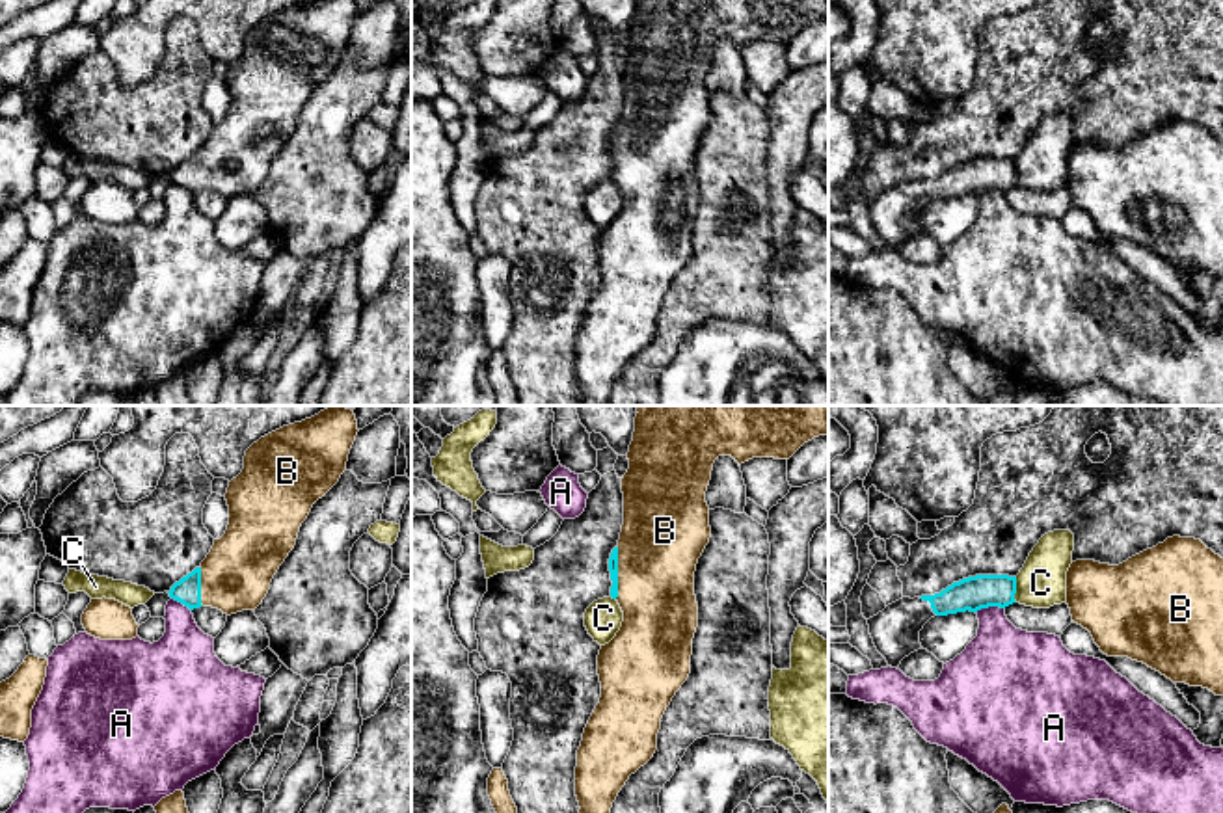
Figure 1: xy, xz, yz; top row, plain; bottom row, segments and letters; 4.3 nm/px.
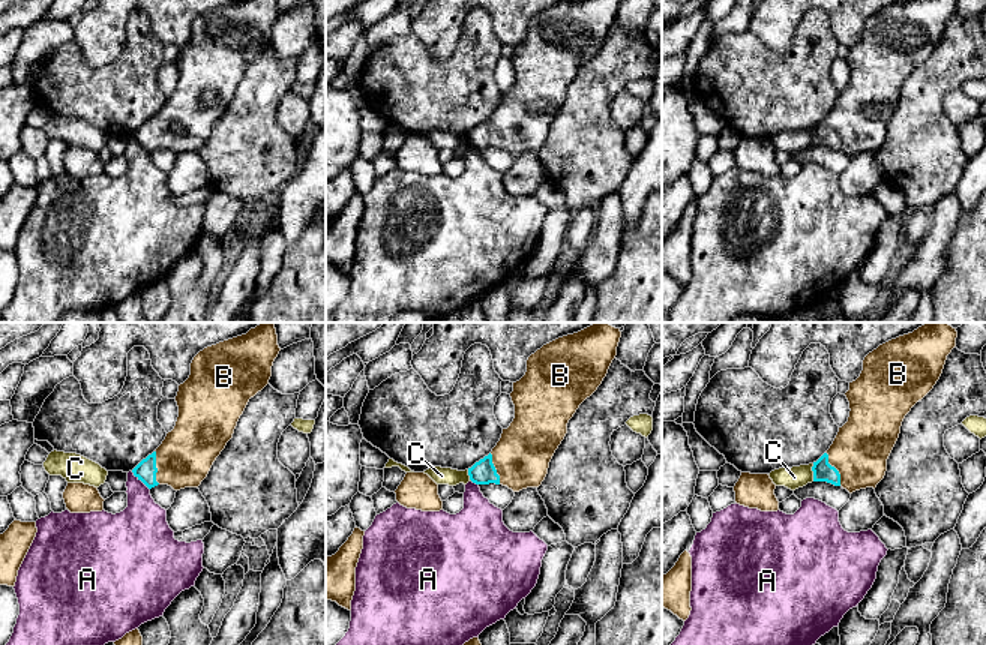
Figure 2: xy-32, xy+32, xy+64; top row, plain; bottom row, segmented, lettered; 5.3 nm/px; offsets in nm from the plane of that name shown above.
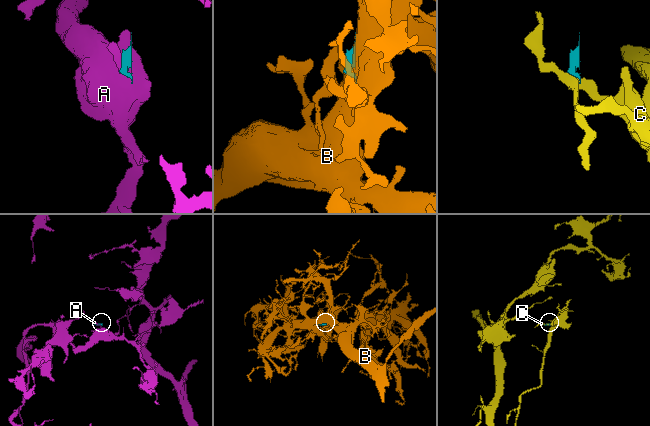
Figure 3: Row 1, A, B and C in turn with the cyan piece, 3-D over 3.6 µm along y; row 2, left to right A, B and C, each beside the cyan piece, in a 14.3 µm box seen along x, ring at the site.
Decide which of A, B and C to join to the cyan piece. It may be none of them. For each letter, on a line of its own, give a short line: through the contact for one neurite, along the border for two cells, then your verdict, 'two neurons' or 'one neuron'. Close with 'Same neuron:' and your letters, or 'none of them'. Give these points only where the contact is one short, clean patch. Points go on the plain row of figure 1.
A: line yz (1004, 190), (981, 190), (976, 196); two neurons
B: one neuron
C: line yz (1017, 160), (1015, 185); two neurons
Same neuron: B

